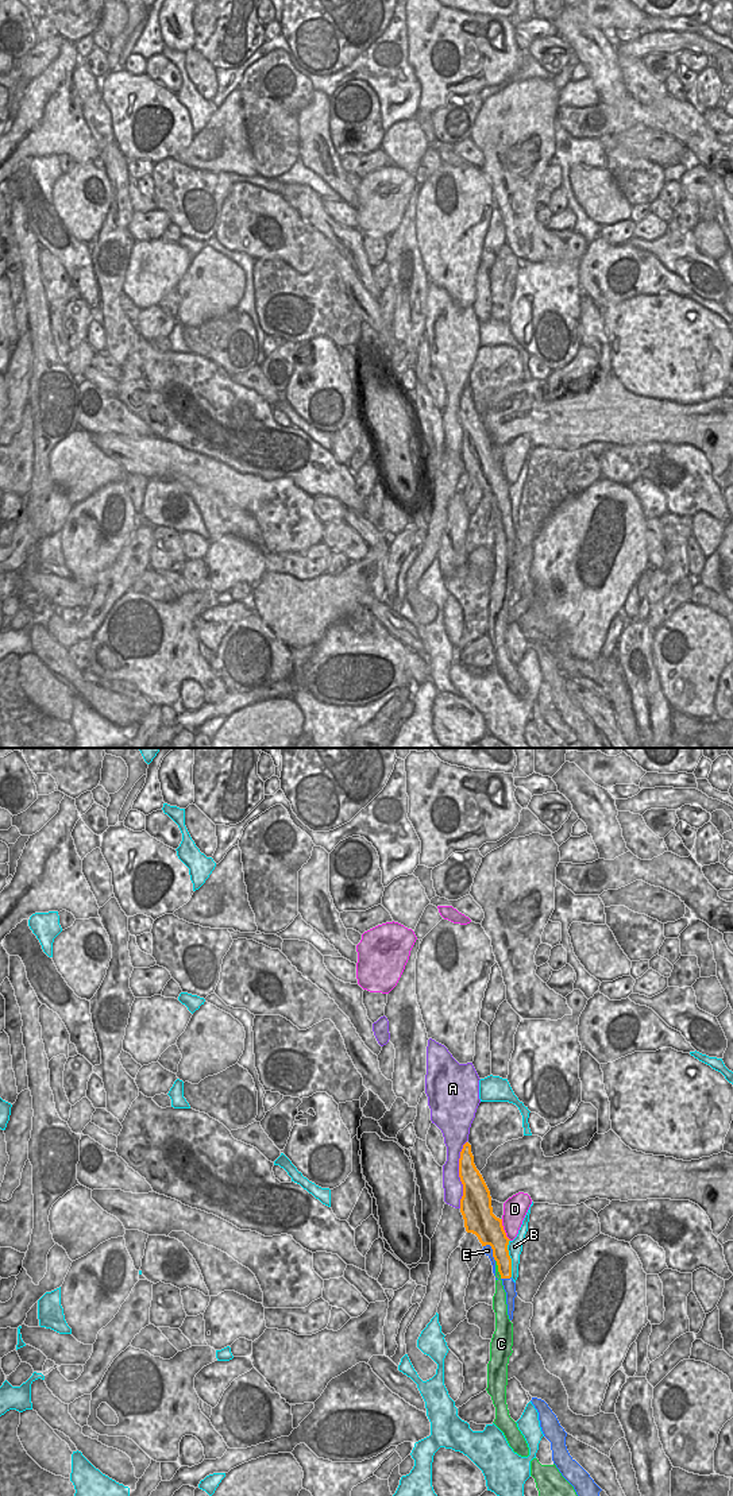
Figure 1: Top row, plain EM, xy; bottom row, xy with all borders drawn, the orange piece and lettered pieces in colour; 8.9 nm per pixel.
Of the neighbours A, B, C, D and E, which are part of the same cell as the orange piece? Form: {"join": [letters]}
{"join": ["C"]}

